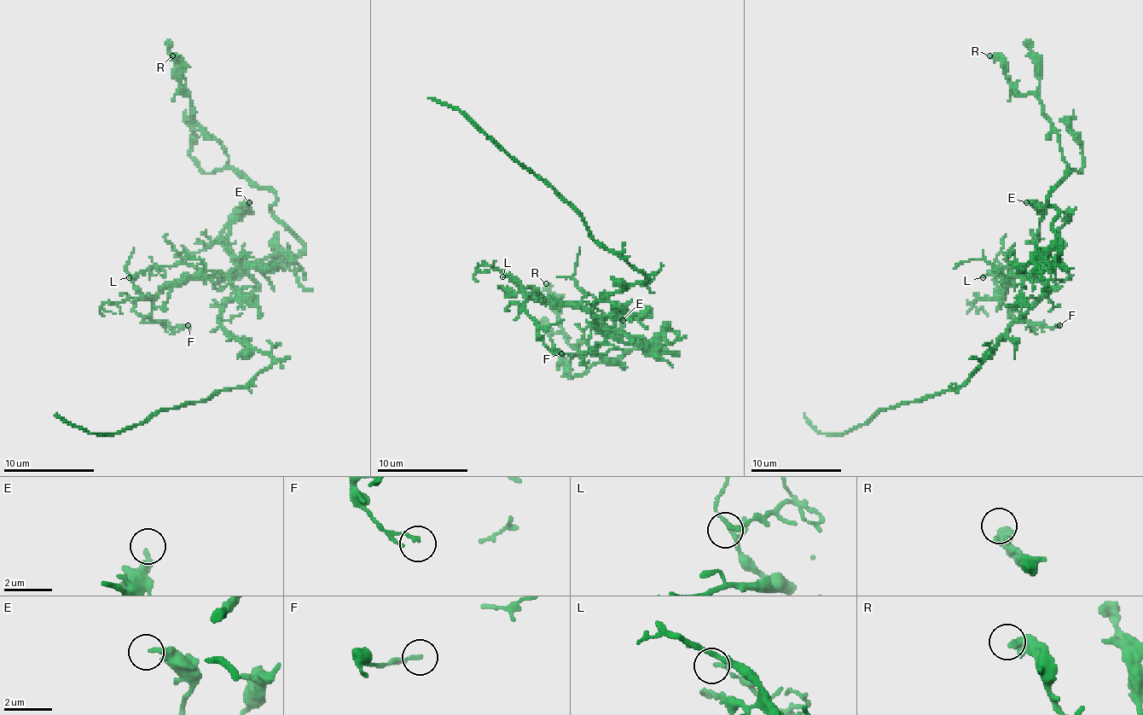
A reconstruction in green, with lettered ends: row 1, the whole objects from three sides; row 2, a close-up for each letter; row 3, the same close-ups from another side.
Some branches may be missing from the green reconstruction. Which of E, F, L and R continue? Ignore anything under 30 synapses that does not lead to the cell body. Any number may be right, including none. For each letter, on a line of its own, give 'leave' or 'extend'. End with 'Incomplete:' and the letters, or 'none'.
E: leave
F: leave
L: leave
R: leave
Incomplete: none

